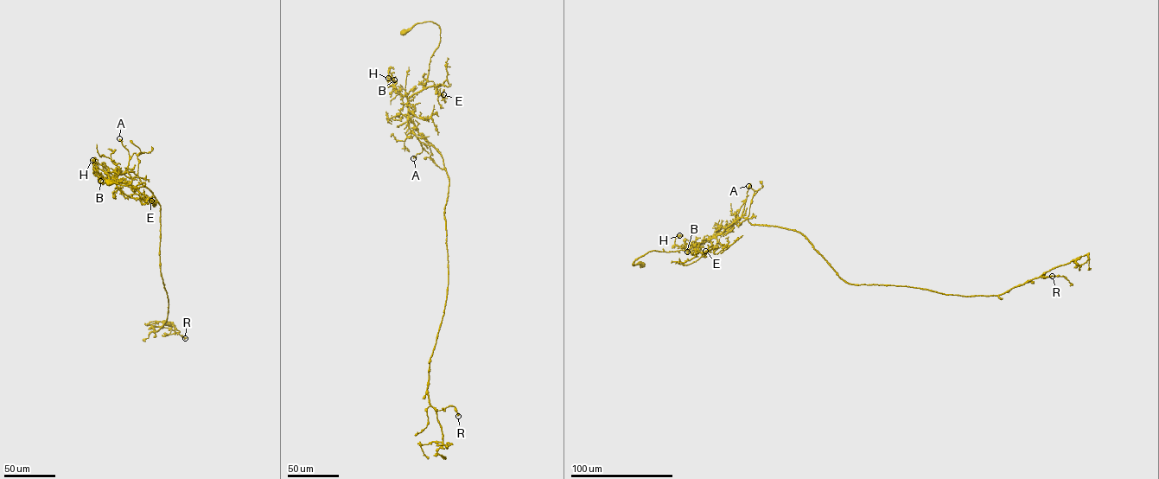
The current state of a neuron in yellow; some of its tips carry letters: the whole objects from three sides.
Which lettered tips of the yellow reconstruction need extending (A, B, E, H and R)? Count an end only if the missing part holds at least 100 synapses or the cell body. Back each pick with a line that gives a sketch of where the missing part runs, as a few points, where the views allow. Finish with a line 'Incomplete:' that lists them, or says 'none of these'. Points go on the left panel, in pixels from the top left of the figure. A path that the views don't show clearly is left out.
Incomplete: none of these

